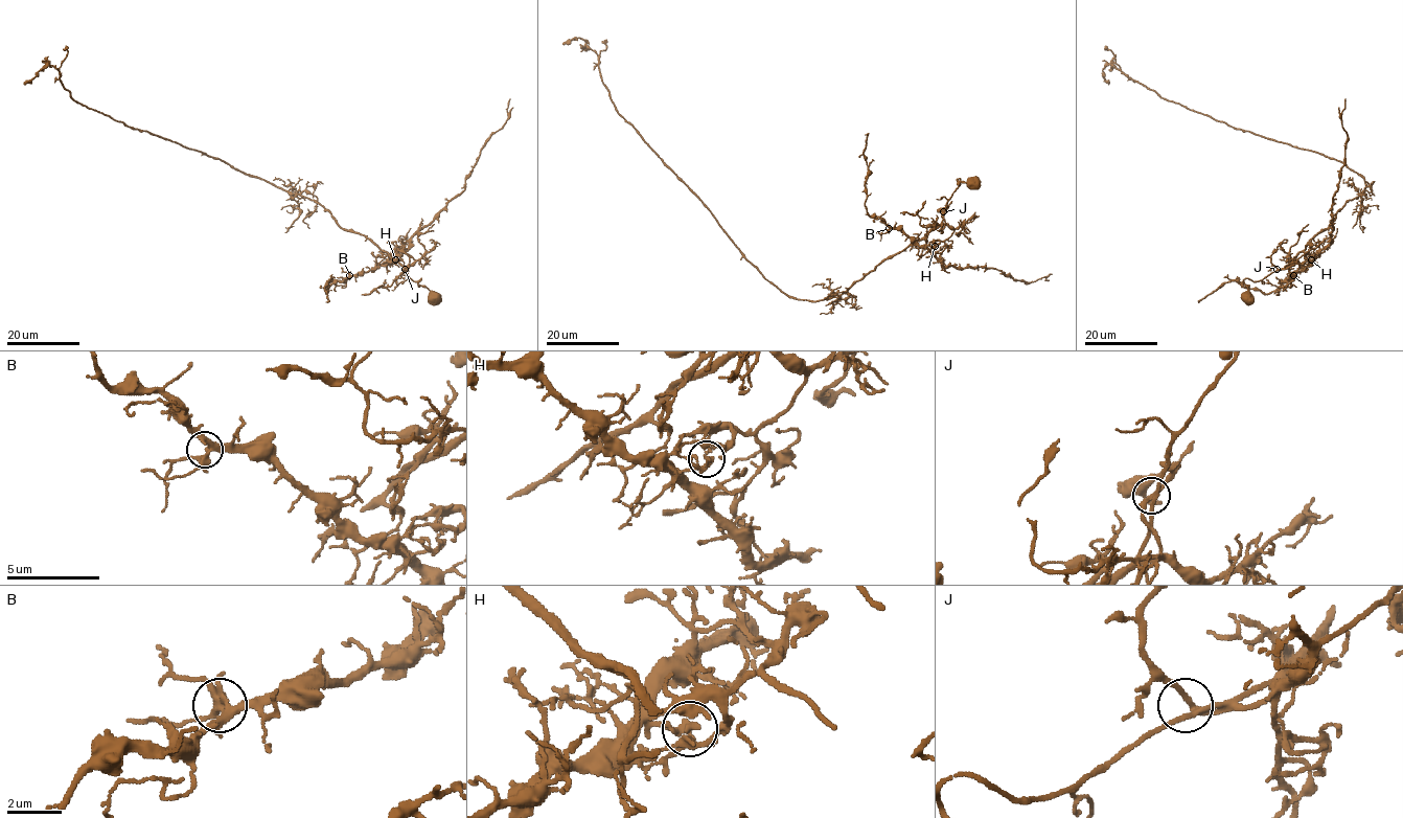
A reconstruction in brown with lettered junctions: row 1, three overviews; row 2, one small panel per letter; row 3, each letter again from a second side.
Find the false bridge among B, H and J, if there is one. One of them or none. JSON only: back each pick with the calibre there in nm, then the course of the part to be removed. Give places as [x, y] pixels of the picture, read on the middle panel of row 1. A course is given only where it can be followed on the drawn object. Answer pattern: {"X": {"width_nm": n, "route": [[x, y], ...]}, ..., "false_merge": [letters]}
{"H": {"width_nm": 180, "route": [[934, 247], [929, 251], [944, 267], [995, 268], [1014, 279], [1031, 282], [1047, 276], [1049, 280]]}, "false_merge": ["H"]}

